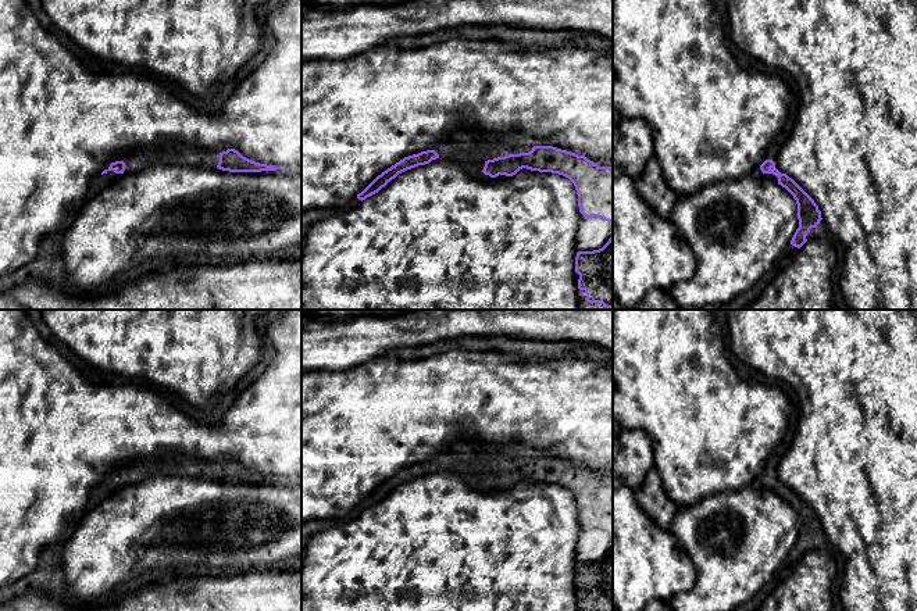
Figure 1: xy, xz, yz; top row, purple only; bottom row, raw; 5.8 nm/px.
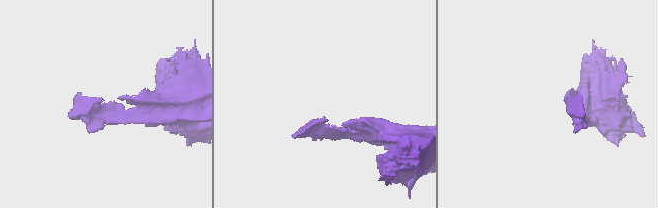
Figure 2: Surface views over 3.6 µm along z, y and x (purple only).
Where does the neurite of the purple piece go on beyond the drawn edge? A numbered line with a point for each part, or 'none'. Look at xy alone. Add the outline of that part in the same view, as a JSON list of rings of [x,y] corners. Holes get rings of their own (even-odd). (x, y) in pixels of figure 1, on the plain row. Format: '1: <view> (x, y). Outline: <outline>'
1: xy (135, 471). Outline: [[[183,454],[167,455],[167,457],[143,457],[140,460],[131,460],[119,465],[115,472],[125,474],[125,482],[115,485],[107,482],[108,490],[119,490],[124,486],[133,485],[151,479],[158,475],[181,475],[189,478],[203,478],[208,480],[218,480],[220,465],[226,462],[231,457],[220,457],[215,460],[206,460],[199,457],[190,457]]]

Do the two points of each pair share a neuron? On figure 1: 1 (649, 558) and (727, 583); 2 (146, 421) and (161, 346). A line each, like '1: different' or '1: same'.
1: different
2: different

